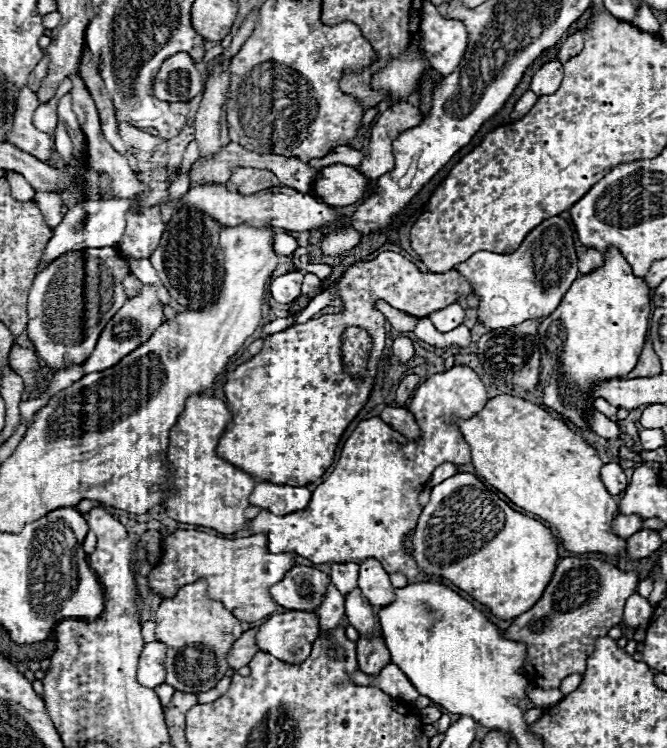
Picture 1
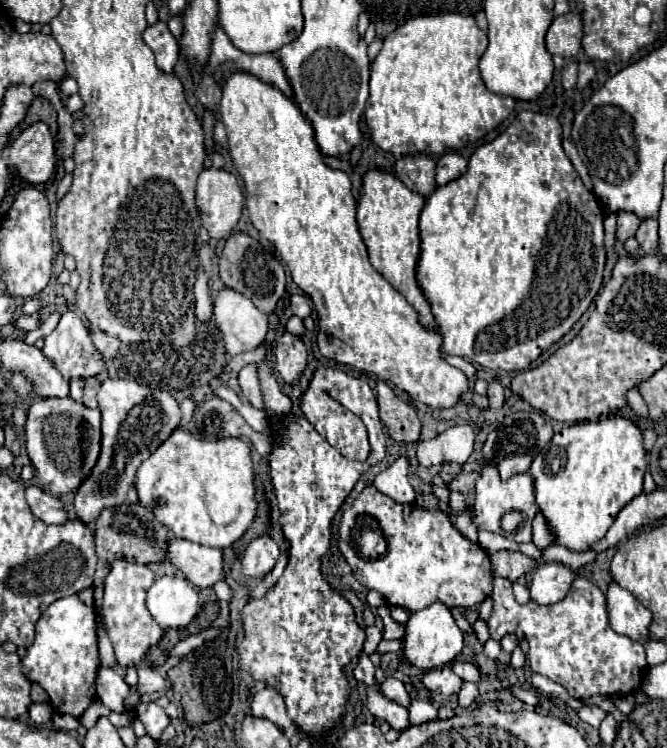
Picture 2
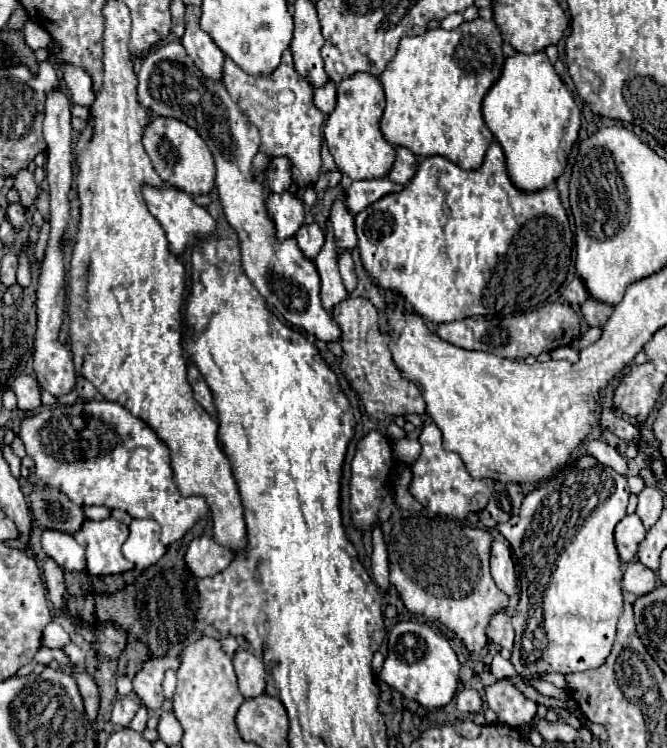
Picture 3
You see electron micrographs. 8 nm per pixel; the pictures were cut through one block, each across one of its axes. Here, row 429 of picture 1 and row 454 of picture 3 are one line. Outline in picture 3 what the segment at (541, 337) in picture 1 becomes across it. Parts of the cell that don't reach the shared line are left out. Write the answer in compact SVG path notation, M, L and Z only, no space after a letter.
M584 454L528 492L518 516L498 524L498 532L510 542L520 570L520 602L512 616L516 630L512 664L524 678L532 678L538 672L582 672L602 666L608 658L616 622L622 614L622 562L614 544L614 528L626 516L628 496L626 476Z

